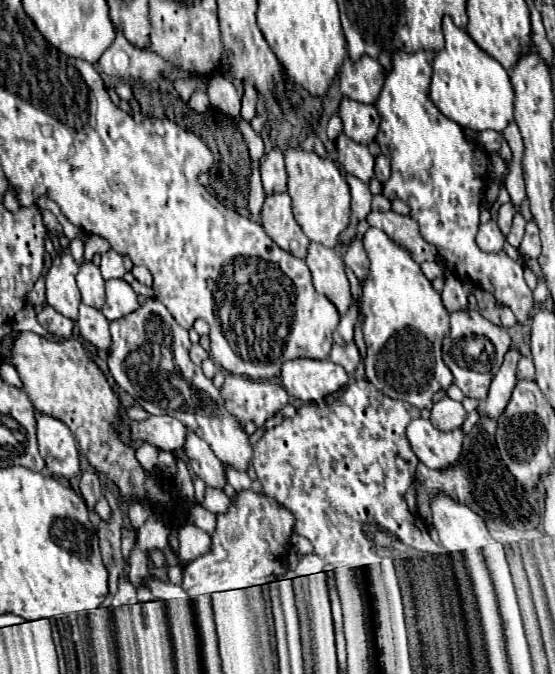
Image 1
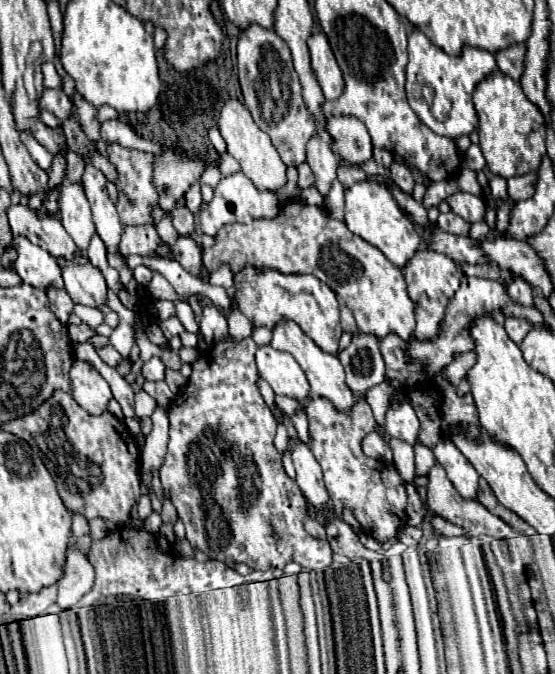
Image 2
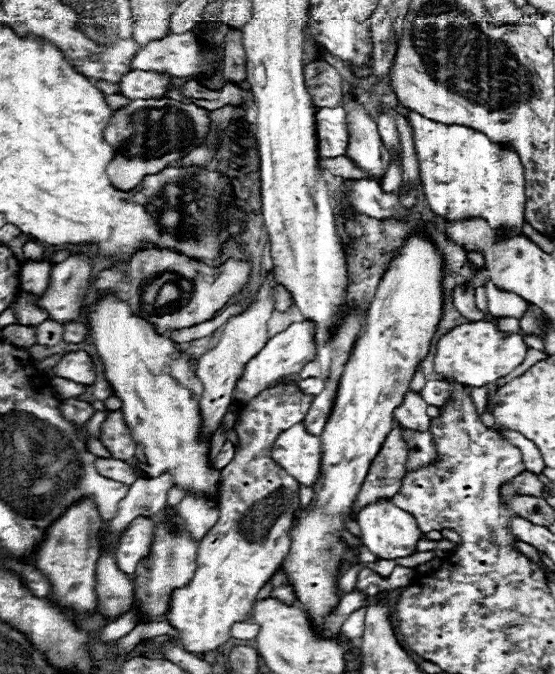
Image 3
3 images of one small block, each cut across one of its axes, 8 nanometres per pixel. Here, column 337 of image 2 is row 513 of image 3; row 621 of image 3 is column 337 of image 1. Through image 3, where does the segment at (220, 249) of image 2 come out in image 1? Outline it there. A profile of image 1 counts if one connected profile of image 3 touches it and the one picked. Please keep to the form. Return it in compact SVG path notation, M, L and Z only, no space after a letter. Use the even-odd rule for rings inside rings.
M290 148L284 152L286 172L288 172L288 194L292 198L292 210L296 222L302 226L304 234L324 244L326 248L336 248L340 234L350 226L350 186L342 176L340 168L330 160L306 152L300 148Z

